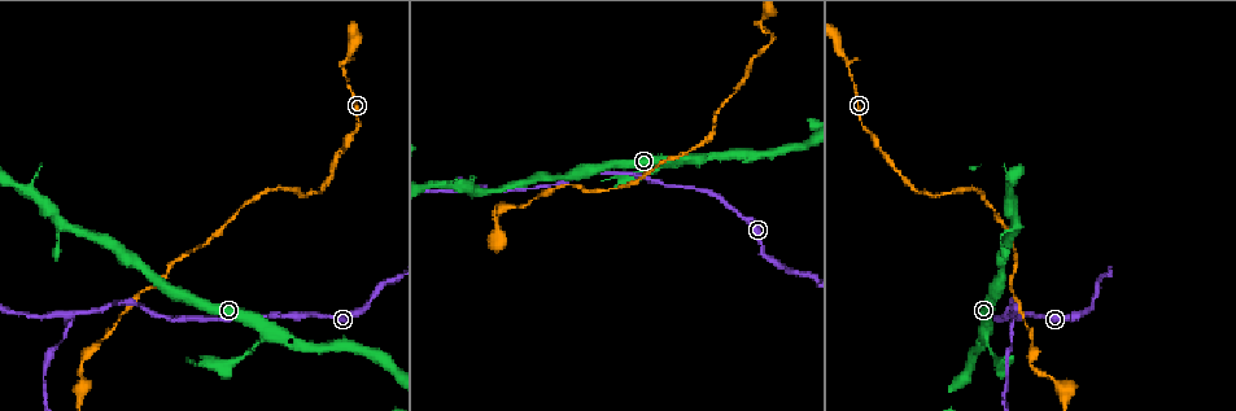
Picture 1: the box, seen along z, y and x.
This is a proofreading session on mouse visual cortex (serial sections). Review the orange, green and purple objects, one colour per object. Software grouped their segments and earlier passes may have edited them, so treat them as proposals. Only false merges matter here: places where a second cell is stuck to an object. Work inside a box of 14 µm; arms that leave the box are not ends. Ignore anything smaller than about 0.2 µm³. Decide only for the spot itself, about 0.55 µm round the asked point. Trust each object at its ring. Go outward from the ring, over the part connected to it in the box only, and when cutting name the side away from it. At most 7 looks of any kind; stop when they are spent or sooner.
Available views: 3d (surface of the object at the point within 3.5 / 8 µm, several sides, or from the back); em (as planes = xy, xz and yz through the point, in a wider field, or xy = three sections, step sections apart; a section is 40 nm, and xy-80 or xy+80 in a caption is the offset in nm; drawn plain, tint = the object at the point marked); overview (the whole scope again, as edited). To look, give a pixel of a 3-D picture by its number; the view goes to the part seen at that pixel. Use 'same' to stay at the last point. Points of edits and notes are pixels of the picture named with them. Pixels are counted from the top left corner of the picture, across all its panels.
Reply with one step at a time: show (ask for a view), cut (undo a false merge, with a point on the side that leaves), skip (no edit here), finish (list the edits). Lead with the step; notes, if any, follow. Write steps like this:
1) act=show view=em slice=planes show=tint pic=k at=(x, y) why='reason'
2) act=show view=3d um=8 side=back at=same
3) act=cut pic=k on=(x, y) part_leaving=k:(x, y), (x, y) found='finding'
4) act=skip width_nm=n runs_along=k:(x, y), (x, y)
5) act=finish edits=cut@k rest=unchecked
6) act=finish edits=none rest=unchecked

act=show view=3d um=3.5 pic=1 at=(987, 335) why='arms part here'

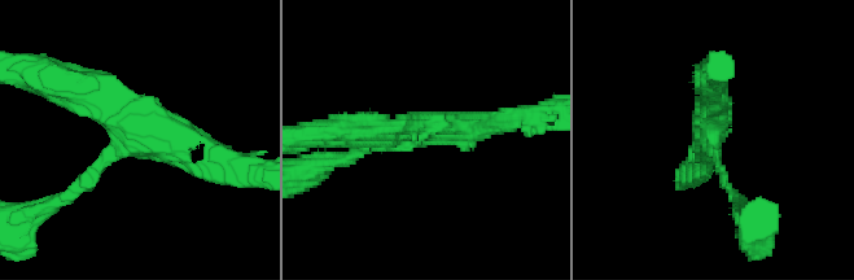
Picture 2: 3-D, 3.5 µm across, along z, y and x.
act=show view=em slice=xy step=2 show=tint pic=2 at=(711, 130) arms=3 arm_widths_nm=100,350,350

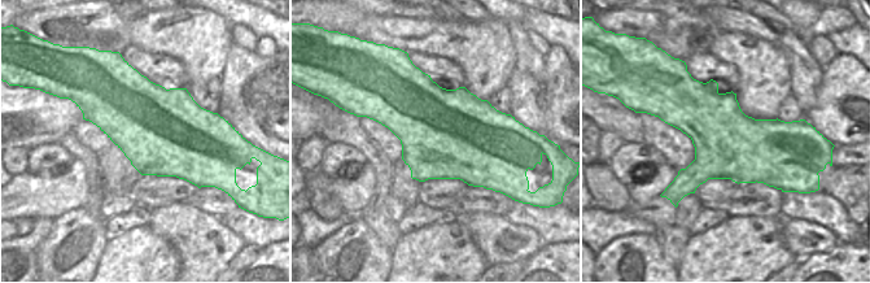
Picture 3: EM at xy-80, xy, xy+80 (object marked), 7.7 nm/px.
act=skip width_nm=700 runs_along=2:(60, 83), (215, 156) found='continuous, no second cell'

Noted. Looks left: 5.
act=show view=3d um=3.5 pic=1 at=(1012, 289) why='a narrow waist'

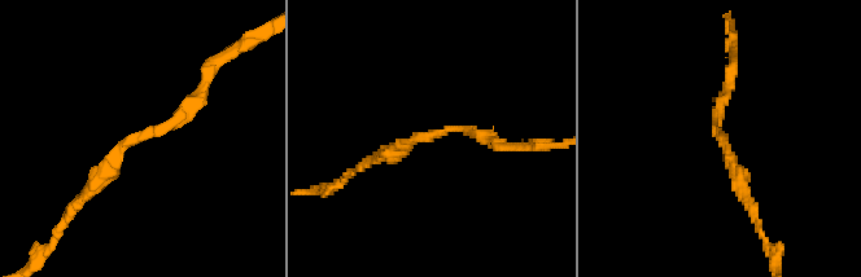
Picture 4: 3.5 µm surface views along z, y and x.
act=show view=em slice=xy step=1 show=tint pic=4 at=(160, 126) why='need the tissue'

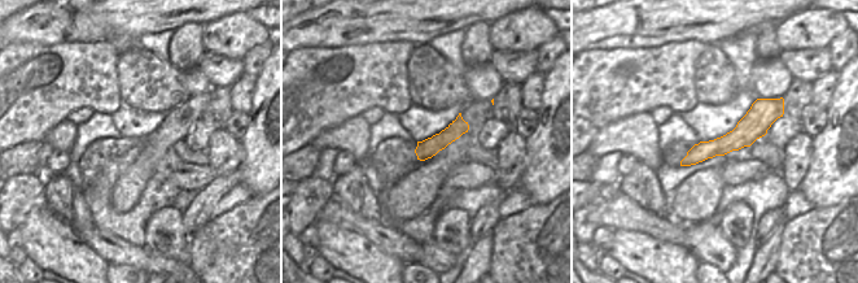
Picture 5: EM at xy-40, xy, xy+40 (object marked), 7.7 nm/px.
act=skip arm_widths_nm=150,150 runs_along=4:(214, 67), (174, 127), (130, 139), (99, 179) found='one cell here'

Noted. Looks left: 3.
act=show view=3d um=3.5 pic=1 at=(1032, 364) why='sharp bend'

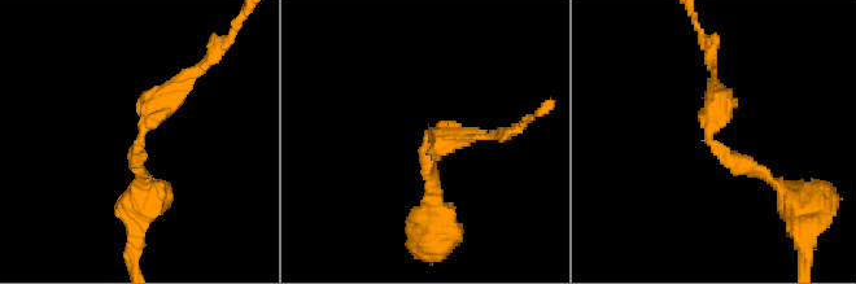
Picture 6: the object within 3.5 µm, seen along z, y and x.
act=show view=em slice=xy step=1 show=tint pic=6 at=(710, 137) arm_widths_nm=150,150 why='need the tissue'

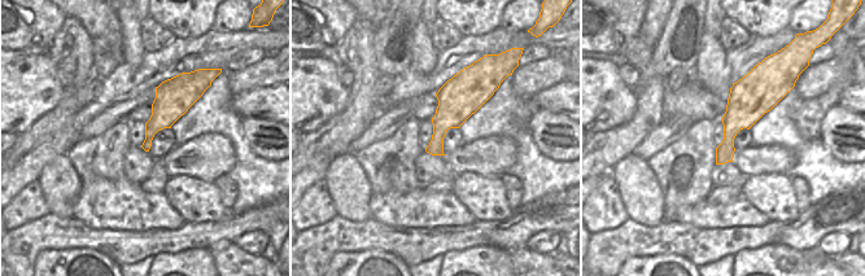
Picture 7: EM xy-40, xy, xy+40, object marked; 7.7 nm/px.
act=show view=em slice=xy step=5 show=tint at=same why='cut it another way'

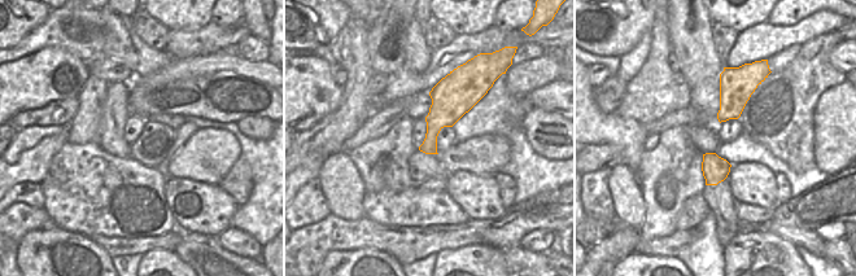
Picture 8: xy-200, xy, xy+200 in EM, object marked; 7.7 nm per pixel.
act=skip runs_along=6:(712, 74), (708, 138), (778, 186) found='all the same cell'

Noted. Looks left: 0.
act=finish edits=none rest=unchecked

